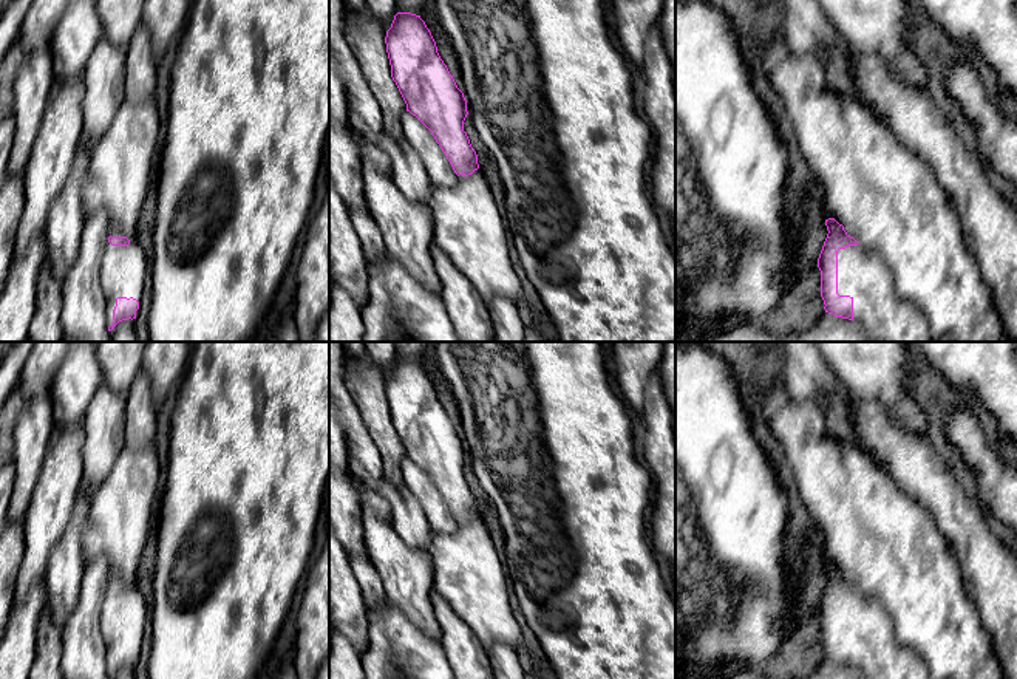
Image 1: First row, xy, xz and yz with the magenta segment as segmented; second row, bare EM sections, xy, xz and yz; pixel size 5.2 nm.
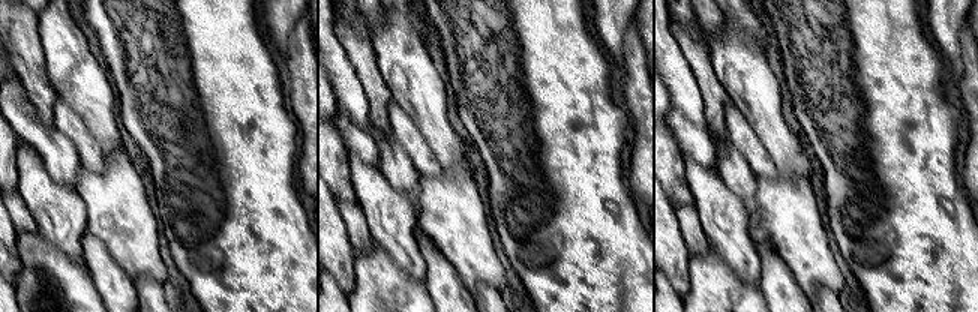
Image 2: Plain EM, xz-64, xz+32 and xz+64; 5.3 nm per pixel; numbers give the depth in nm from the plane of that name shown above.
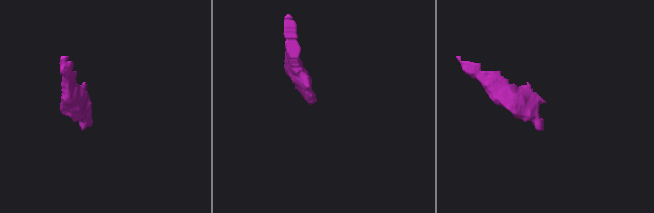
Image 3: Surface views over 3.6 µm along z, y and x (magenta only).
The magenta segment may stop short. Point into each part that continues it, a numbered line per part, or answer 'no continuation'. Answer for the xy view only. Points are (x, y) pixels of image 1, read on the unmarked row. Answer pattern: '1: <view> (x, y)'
1: xy (124, 616)

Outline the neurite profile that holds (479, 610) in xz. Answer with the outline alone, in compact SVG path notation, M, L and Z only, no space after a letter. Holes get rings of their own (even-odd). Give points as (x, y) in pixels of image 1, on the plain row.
M478 515L471 521L459 521L453 534L434 534L427 549L434 566L434 592L439 592L454 612L474 631L482 647L505 643L522 653L521 628L512 612L508 585L488 529Z

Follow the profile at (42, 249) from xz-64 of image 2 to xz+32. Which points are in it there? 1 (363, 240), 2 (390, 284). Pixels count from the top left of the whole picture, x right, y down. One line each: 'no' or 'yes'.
1: no
2: yes

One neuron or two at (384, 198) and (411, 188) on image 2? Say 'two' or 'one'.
two

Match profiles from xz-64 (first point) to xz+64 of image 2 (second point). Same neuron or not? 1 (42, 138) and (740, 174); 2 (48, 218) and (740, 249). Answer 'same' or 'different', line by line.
1: same
2: same

